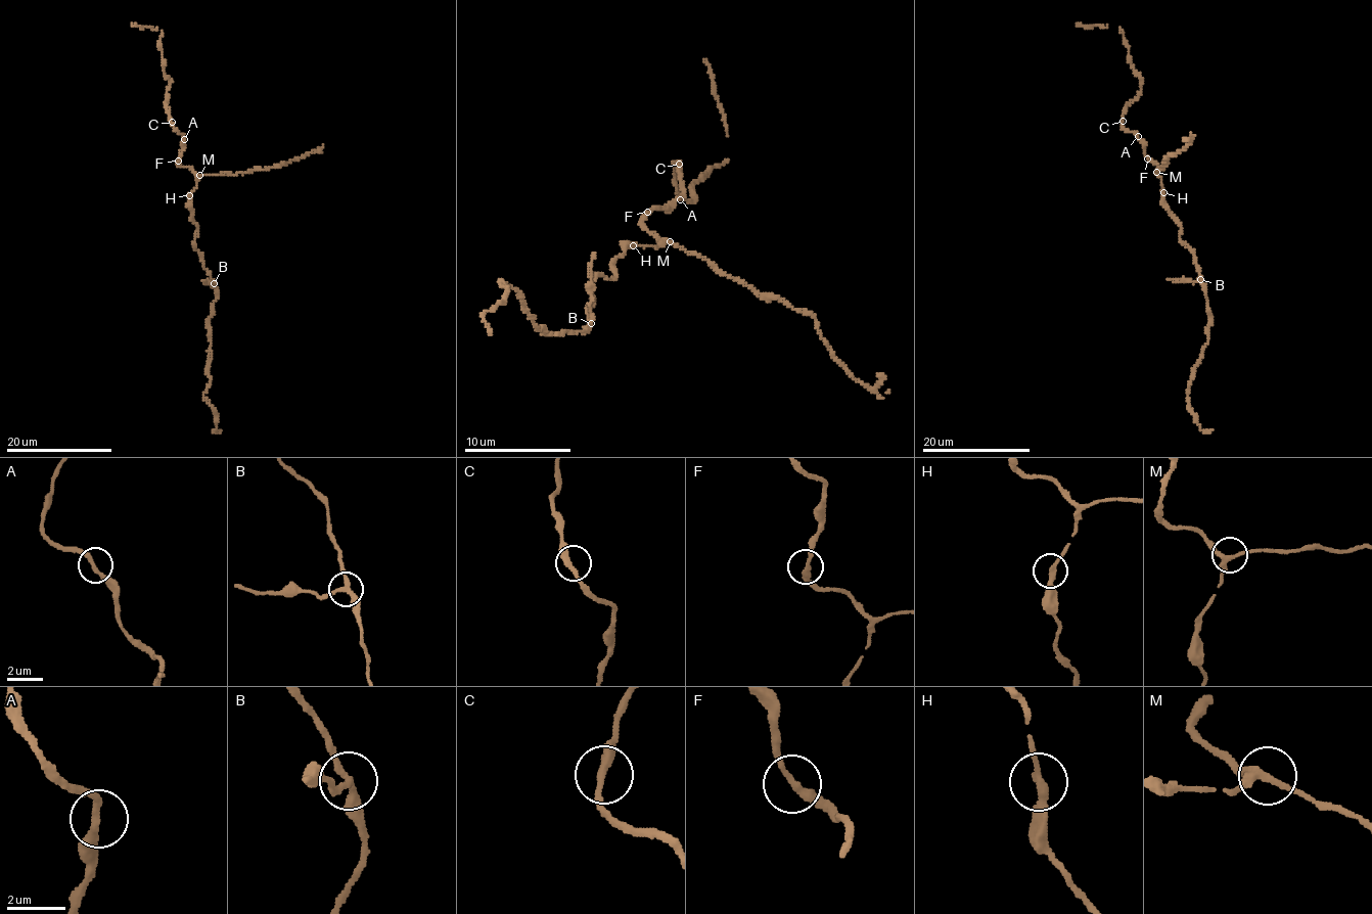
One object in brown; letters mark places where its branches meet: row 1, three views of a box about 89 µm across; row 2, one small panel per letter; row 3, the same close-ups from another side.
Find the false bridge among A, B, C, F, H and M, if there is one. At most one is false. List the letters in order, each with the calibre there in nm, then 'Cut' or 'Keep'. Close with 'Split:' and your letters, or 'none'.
A: Thickness 240 nm. Keep
B: Thickness 240 nm. Cut
C: Thickness 300 nm. Keep
F: Thickness 280 nm. Keep
H: Thickness 260 nm. Keep
M: Thickness 240 nm. Keep
Split: B

